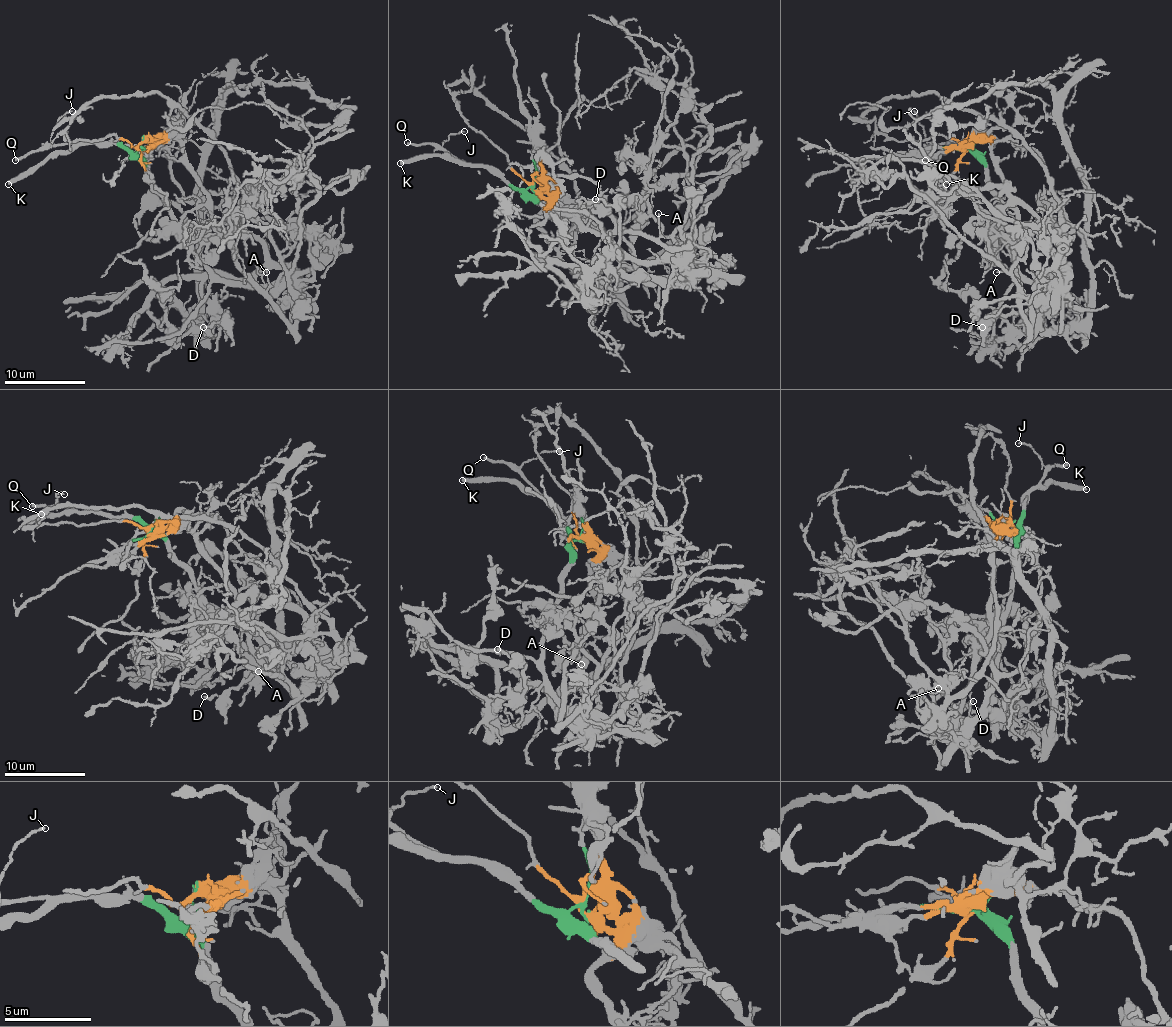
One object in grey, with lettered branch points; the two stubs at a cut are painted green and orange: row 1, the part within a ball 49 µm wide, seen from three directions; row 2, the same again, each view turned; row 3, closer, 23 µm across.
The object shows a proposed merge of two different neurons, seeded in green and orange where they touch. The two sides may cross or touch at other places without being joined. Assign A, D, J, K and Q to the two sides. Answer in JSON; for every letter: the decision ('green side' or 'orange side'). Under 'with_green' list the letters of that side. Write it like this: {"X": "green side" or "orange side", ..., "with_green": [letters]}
{"A": "orange side", "D": "orange side", "J": "green side", "K": "green side", "Q": "green side", "with_green": ["J", "K", "Q"]}

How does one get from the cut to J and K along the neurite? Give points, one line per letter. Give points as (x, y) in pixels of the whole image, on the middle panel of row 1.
J: (534, 187), (515, 189), (483, 166), (467, 166), (444, 148), (442, 142), (449, 136), (465, 132)
K: (534, 187), (520, 189), (483, 166), (467, 166), (459, 160), (414, 156), (400, 162)

